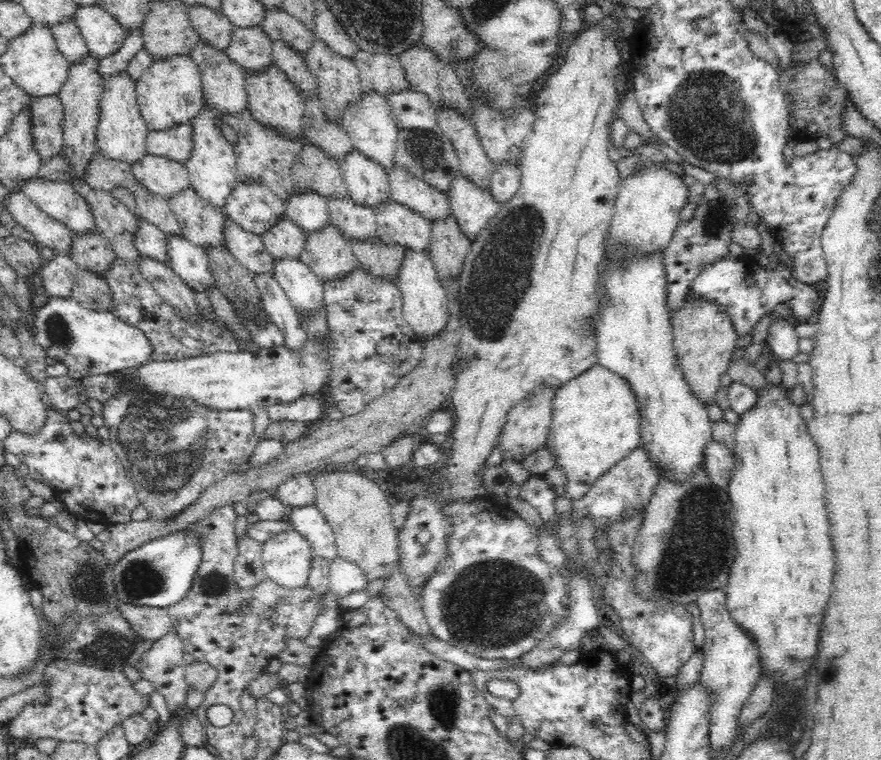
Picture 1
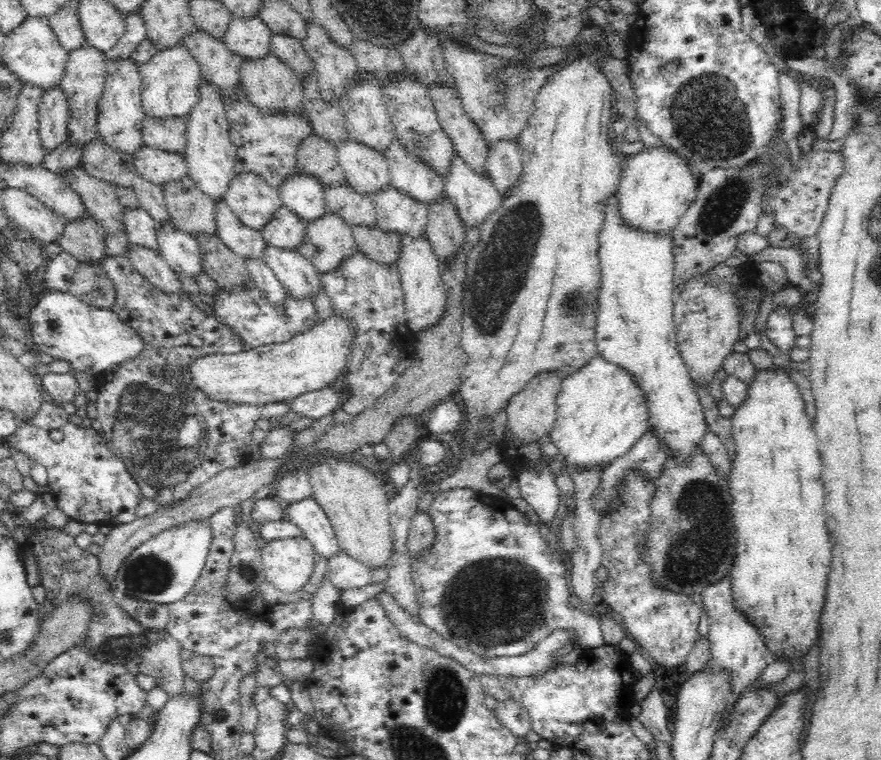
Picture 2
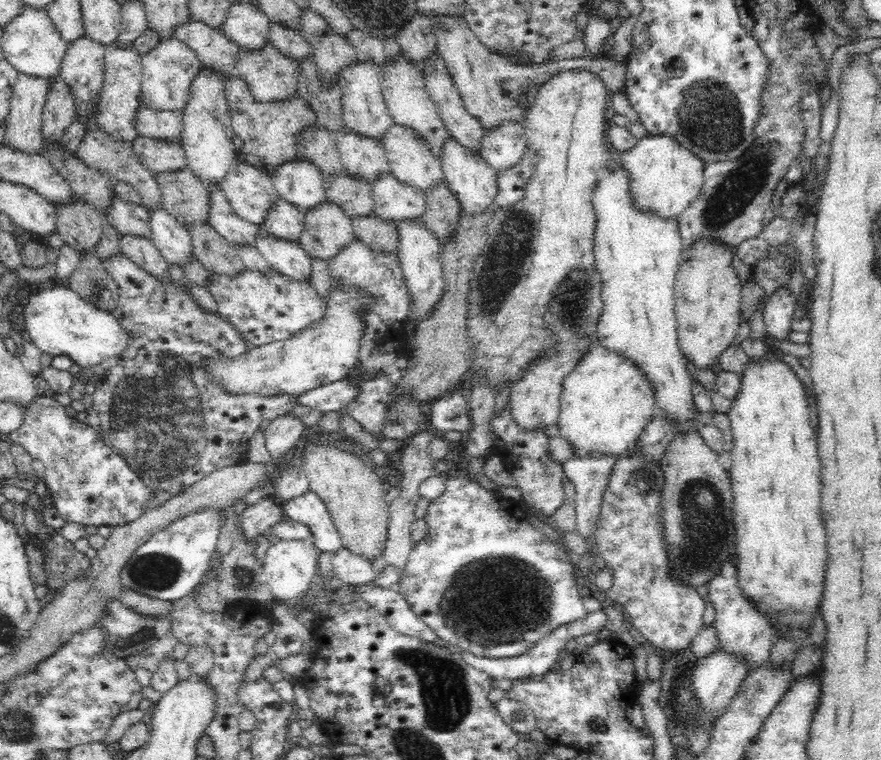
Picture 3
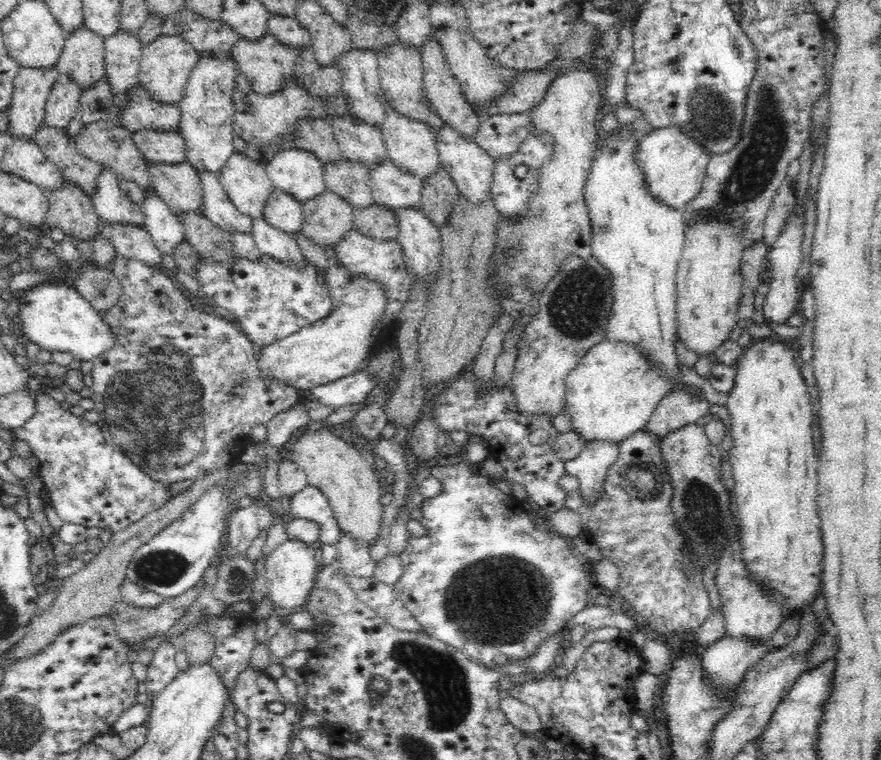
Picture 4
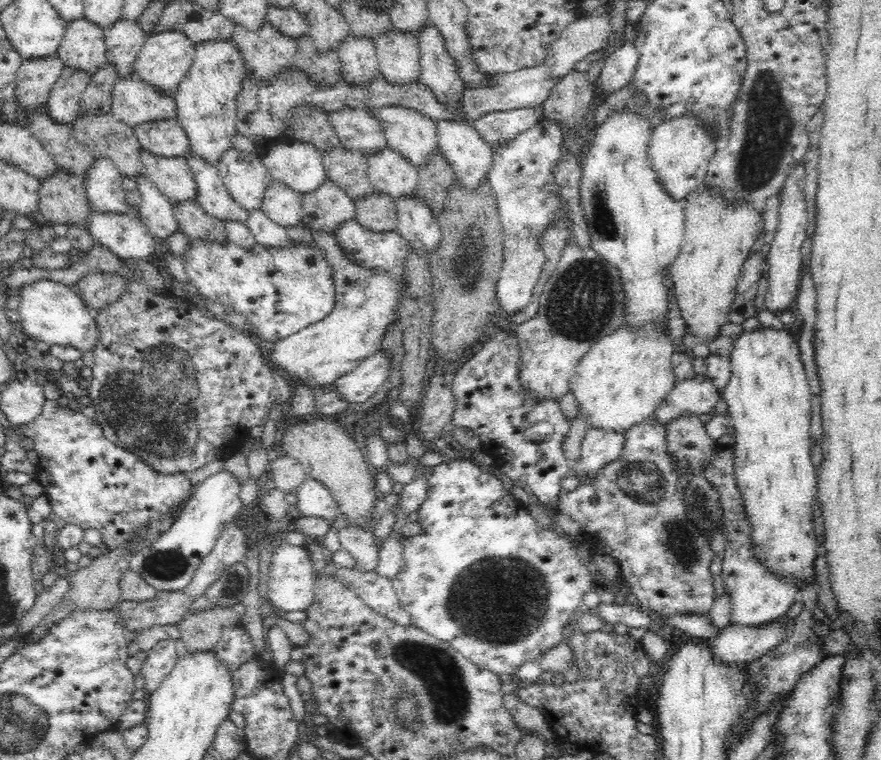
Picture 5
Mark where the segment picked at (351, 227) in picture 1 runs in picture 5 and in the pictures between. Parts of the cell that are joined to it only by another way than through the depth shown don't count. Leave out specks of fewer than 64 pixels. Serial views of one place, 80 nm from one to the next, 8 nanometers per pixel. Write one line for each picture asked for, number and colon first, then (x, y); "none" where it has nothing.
2: (357, 209)
3: (354, 196)
4: (350, 180)
5: (348, 168)

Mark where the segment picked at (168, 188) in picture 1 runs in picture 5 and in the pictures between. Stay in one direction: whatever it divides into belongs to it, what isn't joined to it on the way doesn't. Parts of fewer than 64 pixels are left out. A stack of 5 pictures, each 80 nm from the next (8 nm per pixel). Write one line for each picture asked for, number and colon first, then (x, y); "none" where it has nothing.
2: (159, 167)
3: (160, 156)
4: (168, 147)
5: (167, 138)

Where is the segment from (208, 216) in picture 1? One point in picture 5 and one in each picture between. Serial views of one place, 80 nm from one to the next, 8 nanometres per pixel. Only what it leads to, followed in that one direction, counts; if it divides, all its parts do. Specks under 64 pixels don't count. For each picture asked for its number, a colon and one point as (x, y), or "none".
2: (192, 210)
3: (185, 197)
4: (179, 185)
5: (172, 175)

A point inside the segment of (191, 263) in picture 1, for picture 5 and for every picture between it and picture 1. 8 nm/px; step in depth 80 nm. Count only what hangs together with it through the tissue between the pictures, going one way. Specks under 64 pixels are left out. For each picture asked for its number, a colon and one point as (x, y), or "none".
2: (180, 250)
3: (173, 240)
4: (164, 226)
5: (155, 211)

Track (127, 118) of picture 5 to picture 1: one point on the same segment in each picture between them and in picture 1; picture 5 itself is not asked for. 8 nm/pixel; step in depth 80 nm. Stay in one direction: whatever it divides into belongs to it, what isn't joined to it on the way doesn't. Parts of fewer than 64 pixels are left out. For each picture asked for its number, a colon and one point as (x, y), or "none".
1: (175, 143)
2: (169, 135)
3: (167, 125)
4: (139, 112)

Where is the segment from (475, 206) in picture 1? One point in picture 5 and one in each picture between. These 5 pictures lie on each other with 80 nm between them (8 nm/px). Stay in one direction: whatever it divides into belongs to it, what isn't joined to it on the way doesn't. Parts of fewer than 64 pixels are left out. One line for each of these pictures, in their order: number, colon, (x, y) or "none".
2: (475, 197)
3: (474, 183)
4: (472, 169)
5: (470, 157)

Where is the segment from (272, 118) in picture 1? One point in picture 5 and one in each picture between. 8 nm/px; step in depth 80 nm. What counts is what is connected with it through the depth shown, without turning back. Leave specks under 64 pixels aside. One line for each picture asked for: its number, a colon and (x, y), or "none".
2: (270, 85)
3: (271, 76)
4: (268, 64)
5: (266, 52)

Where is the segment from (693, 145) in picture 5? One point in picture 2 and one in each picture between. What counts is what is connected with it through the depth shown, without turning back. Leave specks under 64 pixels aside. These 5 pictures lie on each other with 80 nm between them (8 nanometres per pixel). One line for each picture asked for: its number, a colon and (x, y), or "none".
2: (657, 185)
3: (665, 177)
4: (675, 167)

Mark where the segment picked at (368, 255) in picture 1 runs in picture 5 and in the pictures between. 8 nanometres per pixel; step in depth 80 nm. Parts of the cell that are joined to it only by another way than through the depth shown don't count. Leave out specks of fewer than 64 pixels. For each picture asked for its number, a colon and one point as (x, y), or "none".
2: (381, 246)
3: (383, 236)
4: (380, 223)
5: (377, 212)

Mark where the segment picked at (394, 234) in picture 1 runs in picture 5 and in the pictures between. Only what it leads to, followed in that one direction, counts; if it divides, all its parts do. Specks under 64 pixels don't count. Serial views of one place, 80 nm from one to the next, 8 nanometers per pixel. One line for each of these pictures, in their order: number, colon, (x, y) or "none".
2: (397, 212)
3: (394, 201)
4: (391, 187)
5: (389, 172)

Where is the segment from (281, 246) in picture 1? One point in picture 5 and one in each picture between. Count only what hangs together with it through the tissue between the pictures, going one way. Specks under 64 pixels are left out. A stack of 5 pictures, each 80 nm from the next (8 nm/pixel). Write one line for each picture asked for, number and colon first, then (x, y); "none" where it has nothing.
2: (284, 230)
3: (282, 220)
4: (283, 212)
5: (283, 206)

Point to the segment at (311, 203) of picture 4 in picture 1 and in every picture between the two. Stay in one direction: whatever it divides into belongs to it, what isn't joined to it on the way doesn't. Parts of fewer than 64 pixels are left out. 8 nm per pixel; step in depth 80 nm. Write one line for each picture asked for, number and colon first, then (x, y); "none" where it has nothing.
1: (330, 255)
2: (328, 241)
3: (328, 228)

